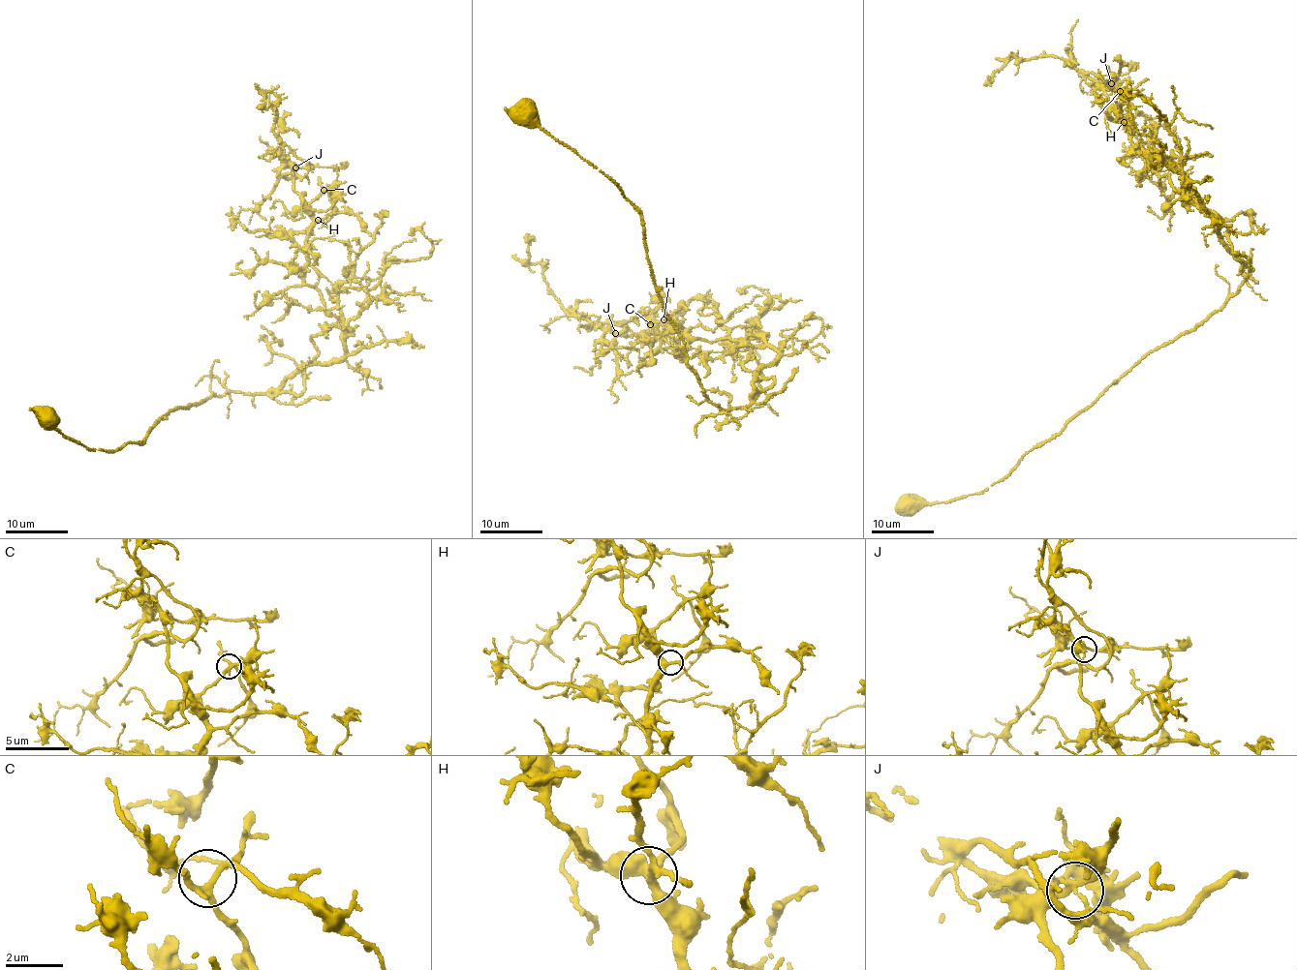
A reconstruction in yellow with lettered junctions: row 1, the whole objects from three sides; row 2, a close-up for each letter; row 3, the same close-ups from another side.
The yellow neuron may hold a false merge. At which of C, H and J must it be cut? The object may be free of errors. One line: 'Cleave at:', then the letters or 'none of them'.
Cleave at: J

